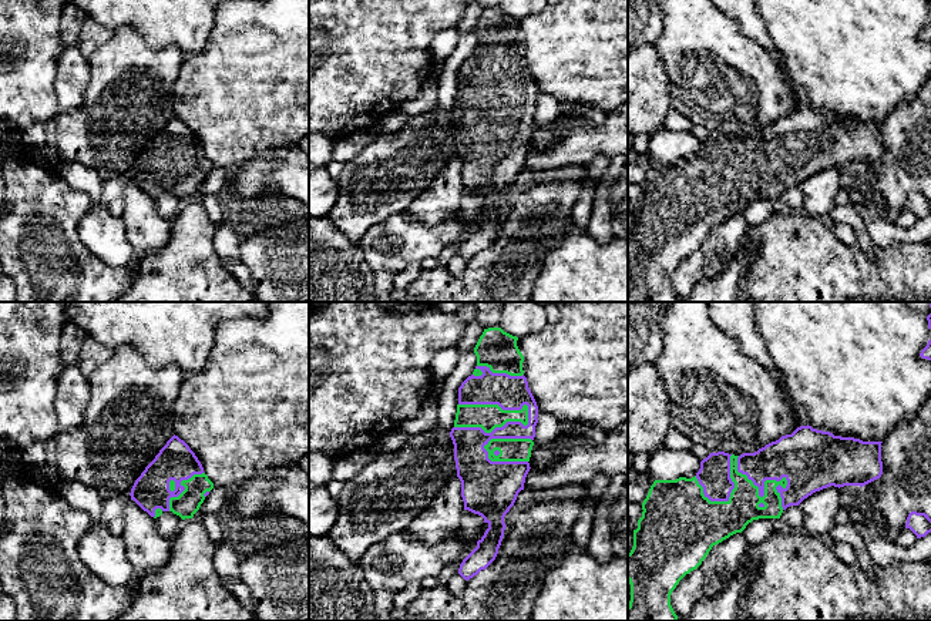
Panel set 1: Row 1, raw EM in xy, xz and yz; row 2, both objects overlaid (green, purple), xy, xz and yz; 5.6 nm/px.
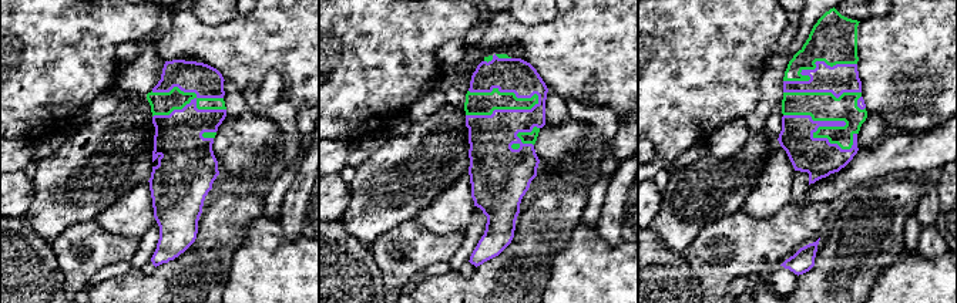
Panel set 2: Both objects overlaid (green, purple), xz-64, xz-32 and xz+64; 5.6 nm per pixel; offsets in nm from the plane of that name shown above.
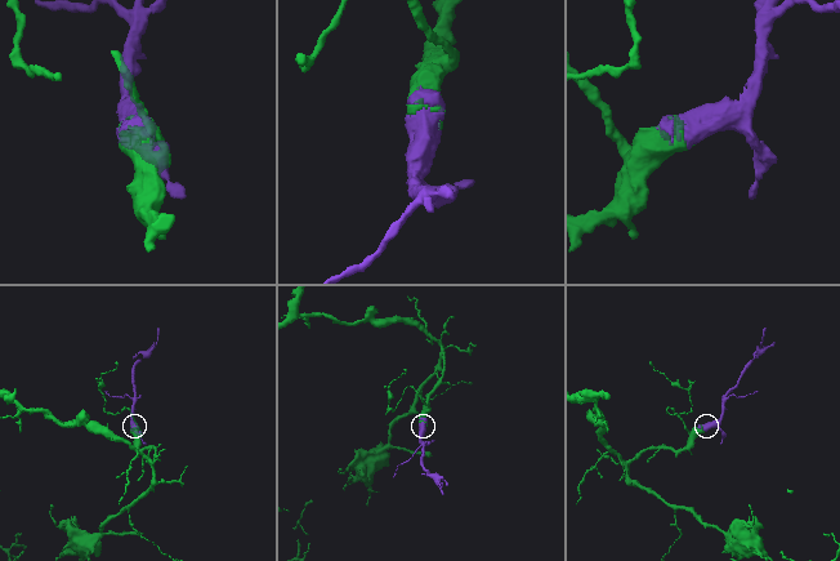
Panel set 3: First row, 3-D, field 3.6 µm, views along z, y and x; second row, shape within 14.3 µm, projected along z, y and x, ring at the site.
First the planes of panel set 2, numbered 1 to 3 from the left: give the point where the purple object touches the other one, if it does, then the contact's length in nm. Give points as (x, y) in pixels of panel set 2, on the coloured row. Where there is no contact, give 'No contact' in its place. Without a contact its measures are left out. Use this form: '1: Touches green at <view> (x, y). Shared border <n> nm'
1: Touches green at xz-64 (191, 98). Shared border 440 nm
2: Touches green at xz-32 (504, 108). Shared border 440 nm
3: Touches green at xz+64 (839, 127). Shared border 440 nm

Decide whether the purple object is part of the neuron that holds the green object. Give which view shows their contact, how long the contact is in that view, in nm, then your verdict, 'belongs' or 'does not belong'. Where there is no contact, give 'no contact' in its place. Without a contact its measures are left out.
xz | 440 nm | belongs

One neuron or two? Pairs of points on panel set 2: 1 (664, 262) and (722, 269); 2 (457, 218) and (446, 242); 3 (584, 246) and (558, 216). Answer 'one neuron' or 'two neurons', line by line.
1: two neurons
2: two neurons
3: two neurons

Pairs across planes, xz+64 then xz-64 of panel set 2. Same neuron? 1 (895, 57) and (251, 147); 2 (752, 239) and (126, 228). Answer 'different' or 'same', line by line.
1: different
2: different

